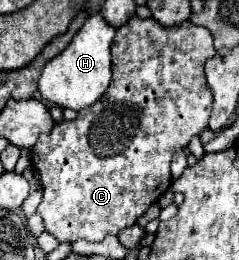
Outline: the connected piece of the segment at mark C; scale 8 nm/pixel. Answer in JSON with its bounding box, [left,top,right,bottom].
[32,16,216,244]

